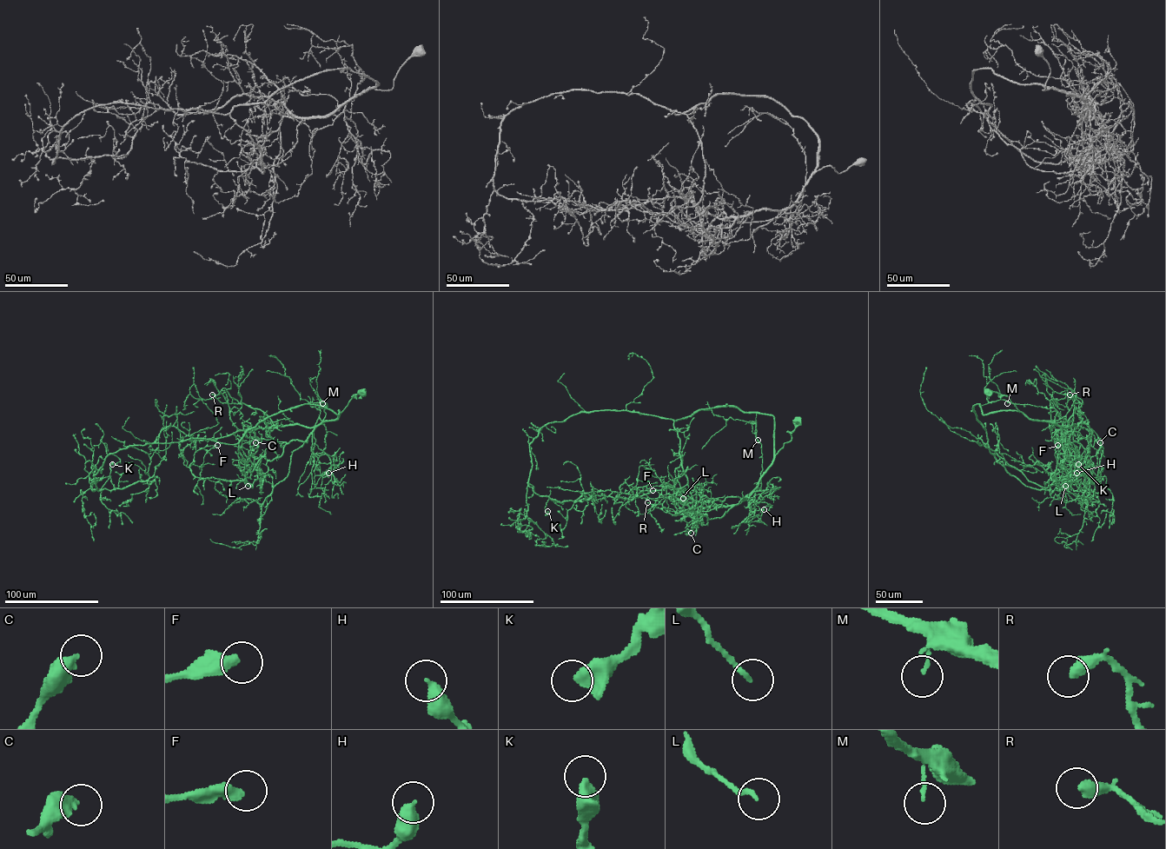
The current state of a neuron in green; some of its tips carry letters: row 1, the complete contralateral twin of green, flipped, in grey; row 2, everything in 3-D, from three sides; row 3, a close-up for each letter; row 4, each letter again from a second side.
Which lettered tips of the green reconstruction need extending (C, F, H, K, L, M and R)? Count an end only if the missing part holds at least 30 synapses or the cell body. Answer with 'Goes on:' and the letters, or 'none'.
Goes on: none

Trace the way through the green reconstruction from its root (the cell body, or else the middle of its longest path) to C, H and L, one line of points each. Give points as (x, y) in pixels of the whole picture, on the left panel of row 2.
C: (363, 392), (305, 441), (291, 440), (271, 460), (262, 457), (256, 469), (251, 453), (255, 442)
H: (363, 392), (348, 401), (336, 419), (327, 420), (312, 433), (311, 451), (319, 461), (314, 475), (328, 473)
L: (363, 392), (305, 441), (291, 440), (271, 460), (262, 457), (241, 479), (248, 486)

